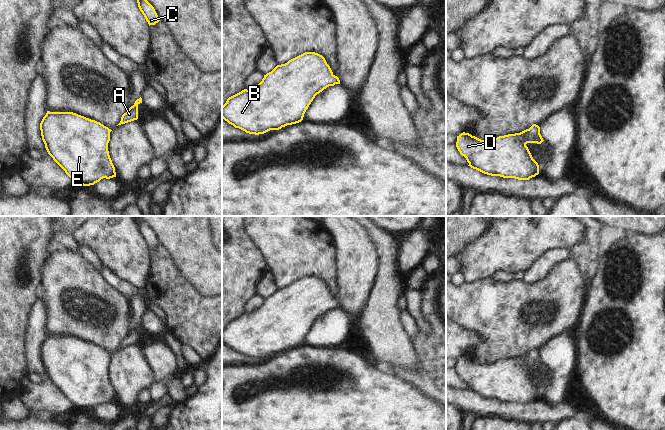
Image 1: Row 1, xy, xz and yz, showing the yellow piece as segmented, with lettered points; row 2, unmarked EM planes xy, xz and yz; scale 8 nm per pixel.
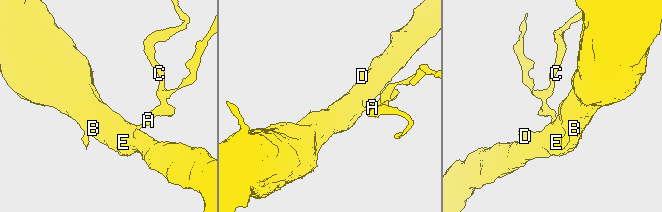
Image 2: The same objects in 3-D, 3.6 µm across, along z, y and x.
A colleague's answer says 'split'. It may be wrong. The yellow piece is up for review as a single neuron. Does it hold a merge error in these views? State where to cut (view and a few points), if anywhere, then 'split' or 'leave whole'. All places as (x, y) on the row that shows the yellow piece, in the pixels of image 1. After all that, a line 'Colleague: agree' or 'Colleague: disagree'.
no cut; leave whole
Colleague: disagree

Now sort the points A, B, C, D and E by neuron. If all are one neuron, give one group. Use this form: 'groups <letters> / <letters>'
groups A B C D E

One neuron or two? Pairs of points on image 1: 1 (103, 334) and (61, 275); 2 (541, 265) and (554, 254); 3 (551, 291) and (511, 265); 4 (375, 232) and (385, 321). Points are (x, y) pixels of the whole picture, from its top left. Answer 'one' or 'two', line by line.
1: one
2: one
3: two
4: one

